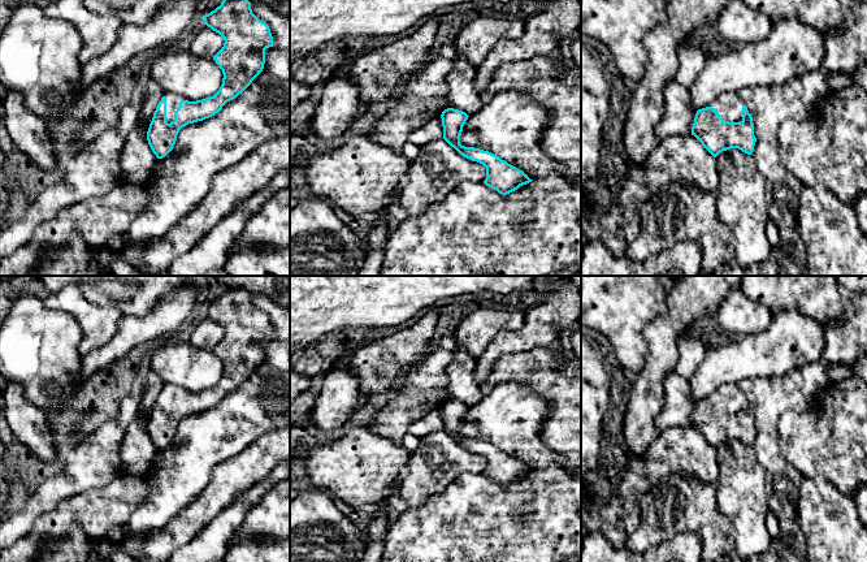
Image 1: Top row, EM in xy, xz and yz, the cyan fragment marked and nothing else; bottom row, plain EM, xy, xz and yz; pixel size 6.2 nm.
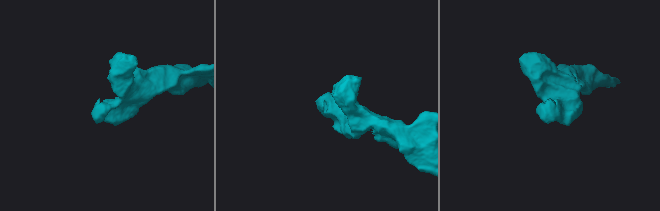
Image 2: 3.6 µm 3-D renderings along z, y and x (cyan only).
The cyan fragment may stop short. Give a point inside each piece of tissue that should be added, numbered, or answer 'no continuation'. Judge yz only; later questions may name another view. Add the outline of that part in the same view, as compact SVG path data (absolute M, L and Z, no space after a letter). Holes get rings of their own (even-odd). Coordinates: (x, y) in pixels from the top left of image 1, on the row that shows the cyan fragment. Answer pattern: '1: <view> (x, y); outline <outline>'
1: yz (729, 104); outline M724 92L719 95L708 107L715 108L723 121L741 122L741 111L744 105L745 103L737 92Z

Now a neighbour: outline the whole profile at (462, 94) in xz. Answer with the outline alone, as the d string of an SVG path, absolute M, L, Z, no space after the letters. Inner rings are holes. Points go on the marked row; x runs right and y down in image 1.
M456 53L454 68L446 75L448 96L446 109L459 109L471 116L481 108L482 101L473 85L476 75L477 69L464 56Z

